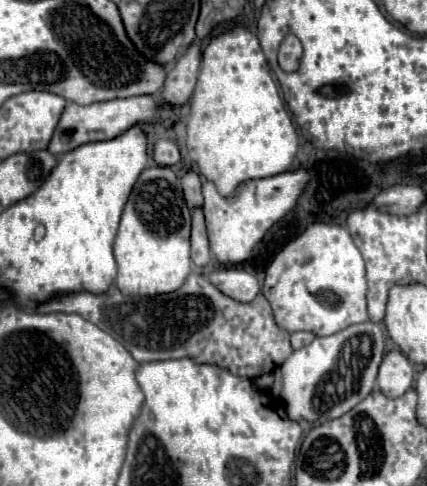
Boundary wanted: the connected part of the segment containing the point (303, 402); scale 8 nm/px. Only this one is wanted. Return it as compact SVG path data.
M372 321L350 325L336 335L316 337L310 345L292 351L292 355L274 371L276 379L272 393L284 401L286 413L294 421L330 421L348 413L374 389L382 357L382 327Z

